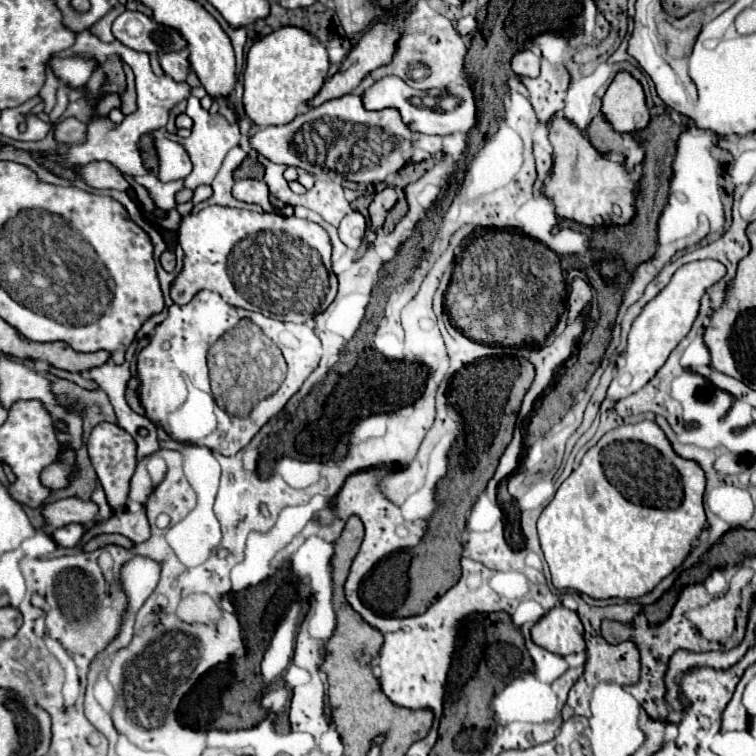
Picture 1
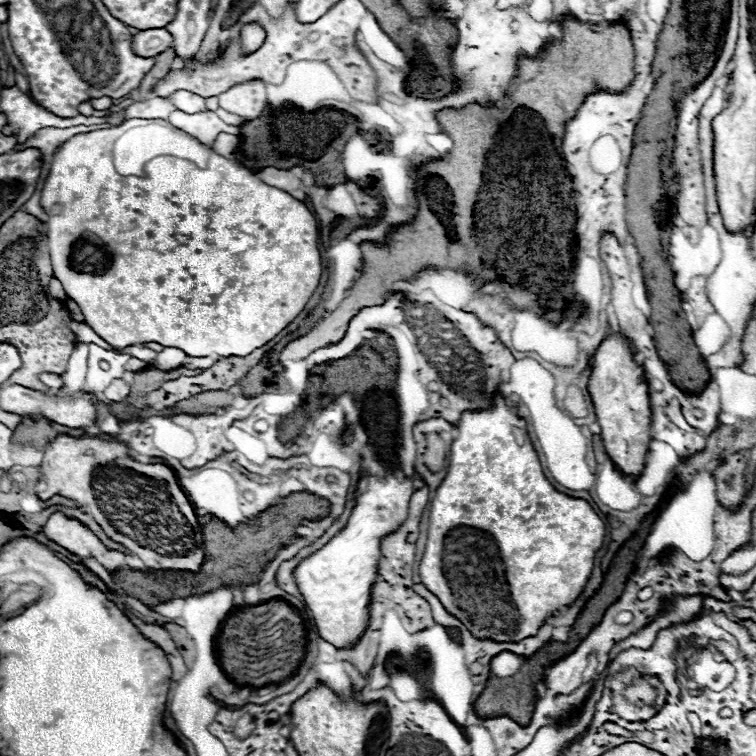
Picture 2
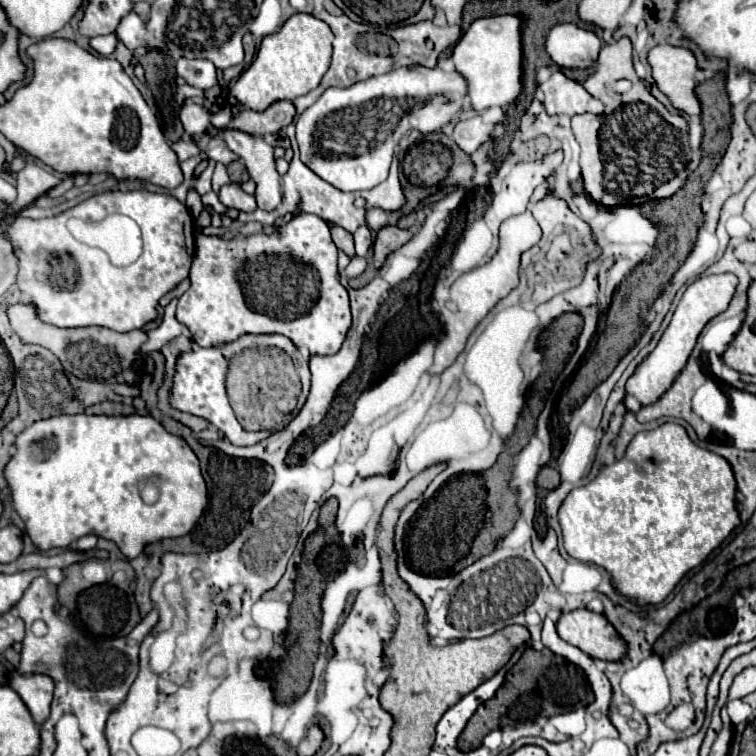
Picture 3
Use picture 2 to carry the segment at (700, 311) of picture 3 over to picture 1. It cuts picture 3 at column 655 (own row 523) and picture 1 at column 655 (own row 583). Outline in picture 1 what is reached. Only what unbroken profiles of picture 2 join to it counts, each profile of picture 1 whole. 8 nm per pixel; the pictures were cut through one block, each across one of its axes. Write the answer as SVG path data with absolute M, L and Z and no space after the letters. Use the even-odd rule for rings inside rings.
M698 260L698 262L684 264L684 266L680 266L676 270L676 274L668 282L668 286L664 290L660 290L658 296L652 298L644 306L640 316L634 320L632 330L628 334L626 352L622 354L622 364L618 366L618 370L614 374L614 380L610 384L610 388L608 388L608 396L606 396L608 400L618 402L620 398L626 398L626 396L638 392L644 384L648 384L654 378L654 374L668 360L670 352L690 332L692 322L698 316L700 298L704 296L704 292L712 284L722 280L724 274L726 274L726 268L718 260Z

